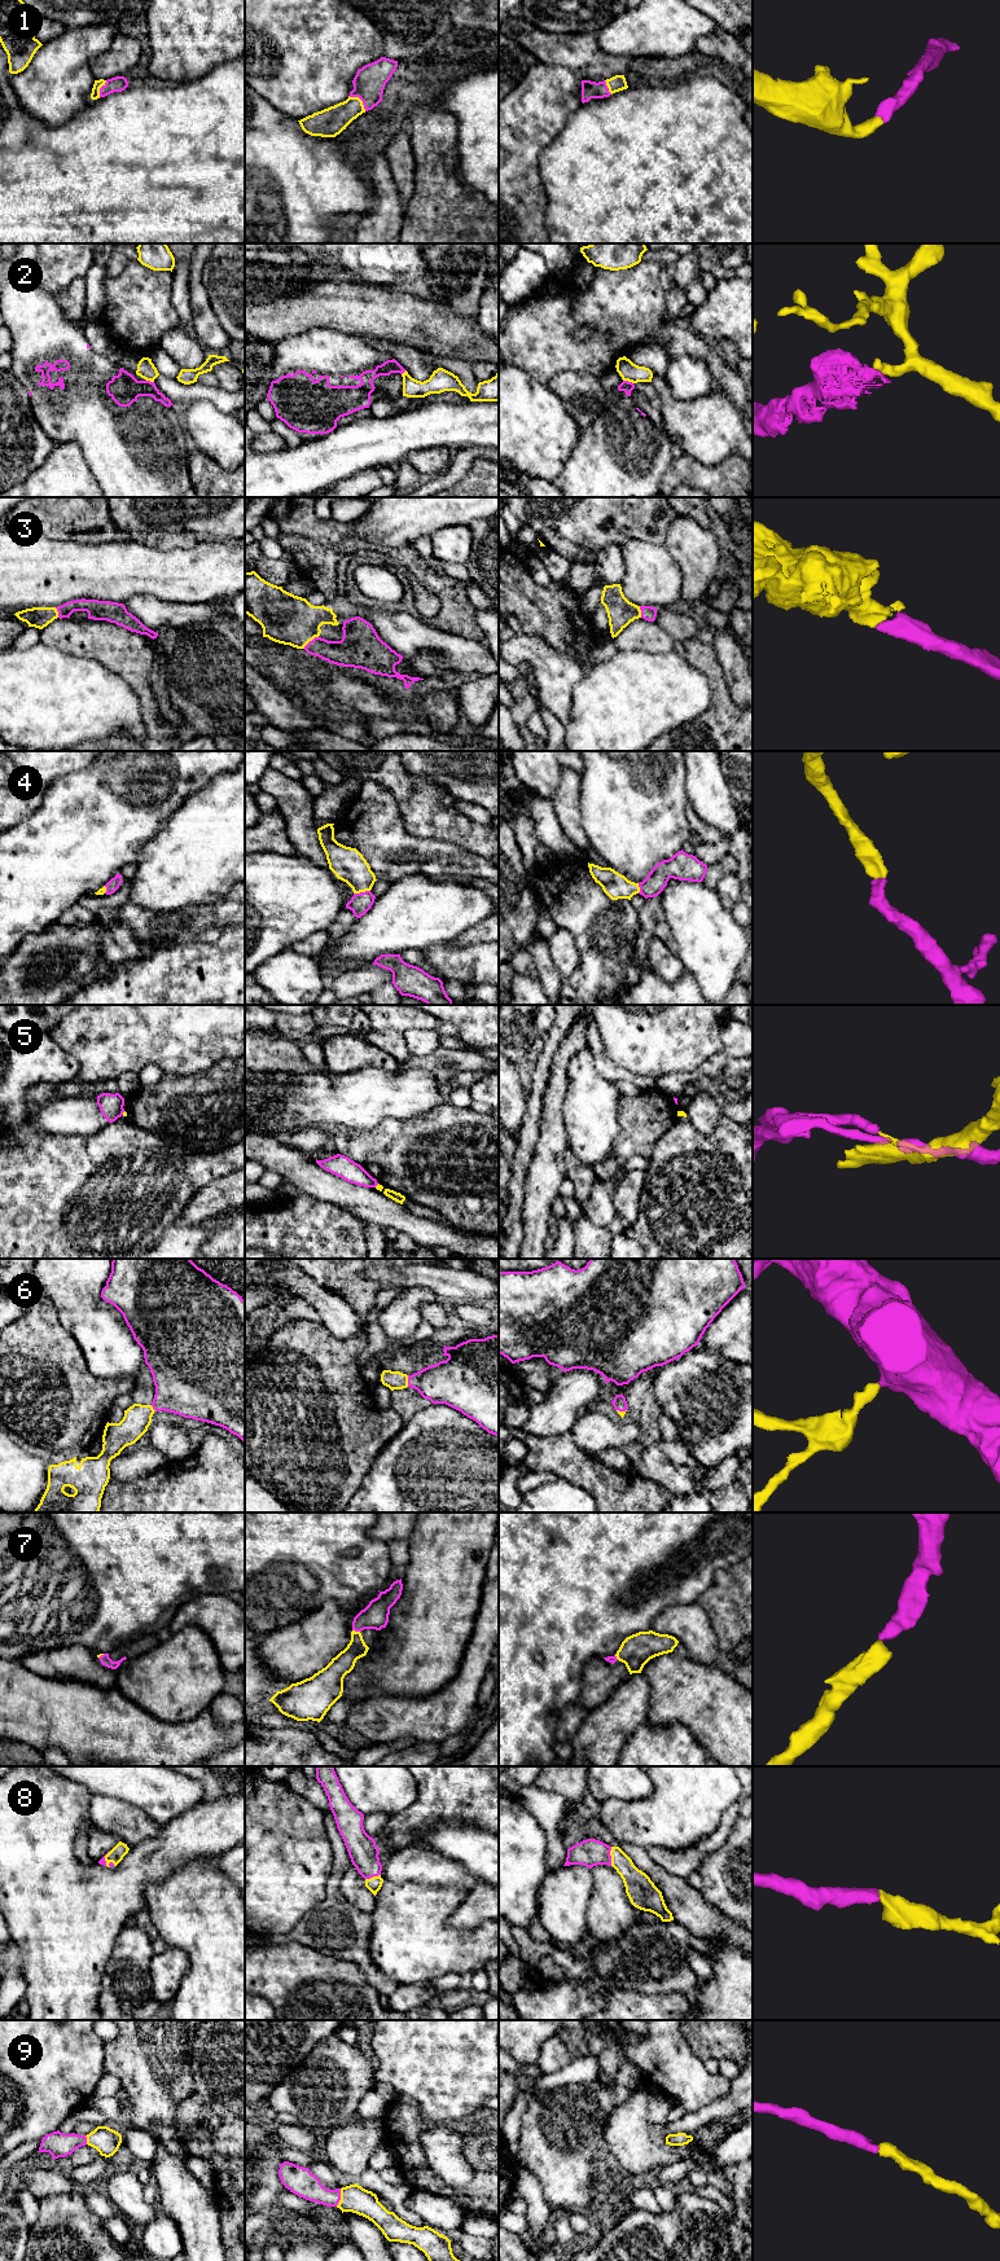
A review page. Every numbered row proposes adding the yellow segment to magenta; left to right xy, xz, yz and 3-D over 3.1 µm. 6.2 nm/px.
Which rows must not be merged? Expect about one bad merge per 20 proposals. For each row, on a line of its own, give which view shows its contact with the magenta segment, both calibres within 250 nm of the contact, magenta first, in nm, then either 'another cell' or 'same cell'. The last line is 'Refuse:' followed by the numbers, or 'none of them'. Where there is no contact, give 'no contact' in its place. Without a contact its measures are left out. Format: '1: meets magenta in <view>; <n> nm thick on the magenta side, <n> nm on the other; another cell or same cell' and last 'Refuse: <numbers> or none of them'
1: meets magenta in xz; 200 nm thick on the magenta side, 180 nm on the other; same cell
2: meets magenta in yz; 70 nm thick on the magenta side, 120 nm on the other; another cell
3: meets magenta in xz; 180 nm thick on the magenta side, 320 nm on the other; same cell
4: meets magenta in xz; 130 nm thick on the magenta side, 200 nm on the other; same cell
5: meets magenta in xy; 140 nm thick on the magenta side, 30 nm on the other; another cell
6: meets magenta in xz; 280 nm thick on the magenta side, 110 nm on the other; same cell
7: meets magenta in xz; 160 nm thick on the magenta side, 140 nm on the other; same cell
8: meets magenta in yz; 170 nm thick on the magenta side, 160 nm on the other; same cell
9: meets magenta in xz; 160 nm thick on the magenta side, 170 nm on the other; same cell
Refuse: 2, 5

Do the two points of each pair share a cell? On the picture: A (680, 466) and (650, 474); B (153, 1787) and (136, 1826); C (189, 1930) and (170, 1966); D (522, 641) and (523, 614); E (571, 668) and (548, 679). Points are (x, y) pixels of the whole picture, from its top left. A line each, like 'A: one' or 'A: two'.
A: two
B: two
C: two
D: two
E: one

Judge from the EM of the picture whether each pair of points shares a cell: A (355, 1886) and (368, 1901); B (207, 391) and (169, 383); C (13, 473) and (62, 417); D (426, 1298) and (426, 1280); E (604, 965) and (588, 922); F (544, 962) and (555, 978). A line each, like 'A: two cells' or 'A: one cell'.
A: one cell
B: one cell
C: two cells
D: two cells
E: one cell
F: one cell

